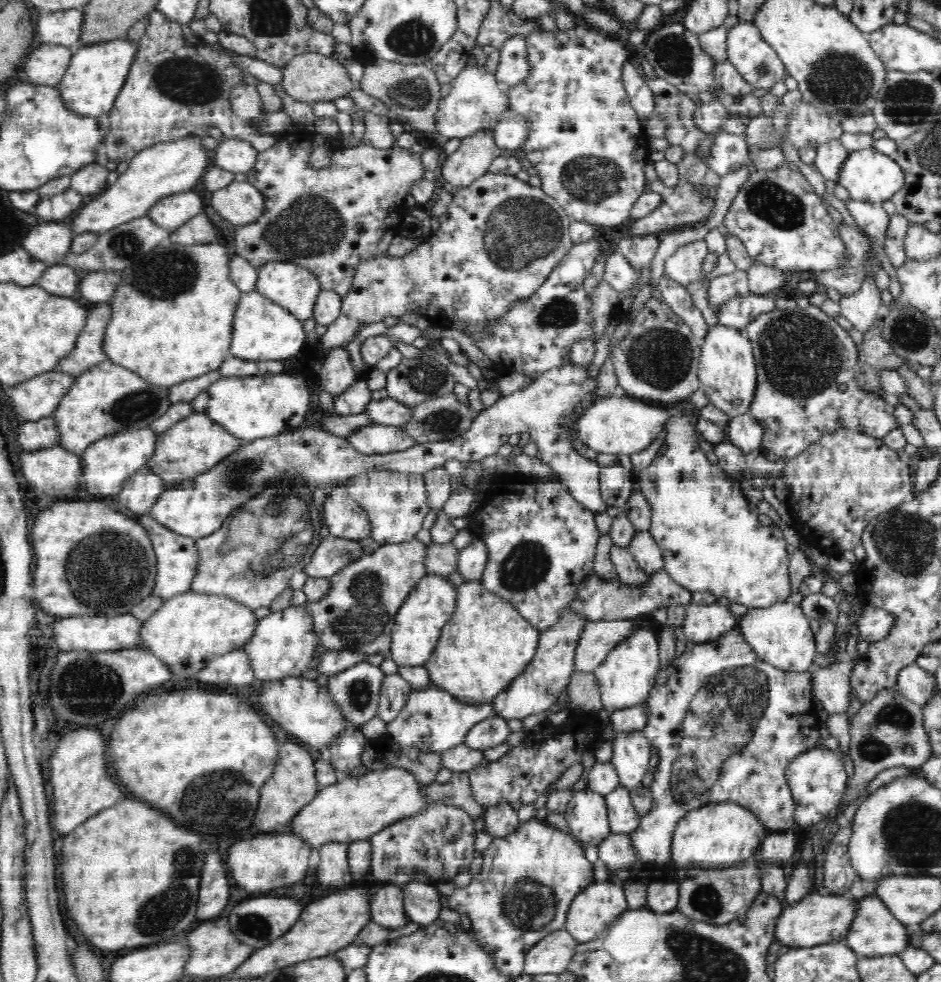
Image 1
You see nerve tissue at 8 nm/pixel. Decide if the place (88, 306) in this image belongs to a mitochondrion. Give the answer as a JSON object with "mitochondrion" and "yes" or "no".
{"mitochondrion":"no"}

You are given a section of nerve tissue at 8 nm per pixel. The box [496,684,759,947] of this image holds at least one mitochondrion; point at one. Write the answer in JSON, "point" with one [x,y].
{"point":[706,901]}

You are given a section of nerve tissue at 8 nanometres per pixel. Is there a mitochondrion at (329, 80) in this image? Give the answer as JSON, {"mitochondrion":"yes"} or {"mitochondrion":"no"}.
{"mitochondrion":"no"}

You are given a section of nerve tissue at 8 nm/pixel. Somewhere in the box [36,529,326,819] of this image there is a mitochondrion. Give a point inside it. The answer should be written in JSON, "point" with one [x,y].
{"point":[88,687]}

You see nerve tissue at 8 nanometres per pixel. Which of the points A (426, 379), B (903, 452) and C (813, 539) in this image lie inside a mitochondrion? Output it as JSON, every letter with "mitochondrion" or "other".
{"A":"mitochondrion","B":"other","C":"other"}

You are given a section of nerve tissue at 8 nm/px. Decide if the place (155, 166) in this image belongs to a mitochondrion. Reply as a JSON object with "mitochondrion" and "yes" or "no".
{"mitochondrion":"no"}

